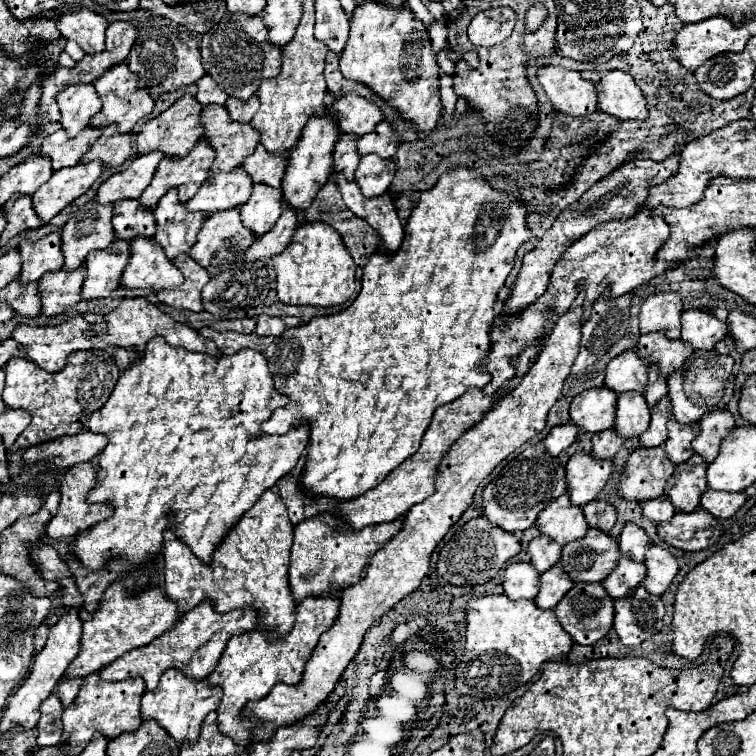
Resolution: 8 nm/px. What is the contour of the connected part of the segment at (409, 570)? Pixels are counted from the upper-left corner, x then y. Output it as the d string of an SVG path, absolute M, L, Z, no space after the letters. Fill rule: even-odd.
M580 292L572 308L564 316L560 316L552 334L544 340L544 348L540 356L536 358L528 374L522 378L522 382L514 390L510 390L496 404L496 408L492 408L486 414L486 418L476 428L468 430L460 440L456 440L456 444L444 456L442 466L436 476L436 492L430 498L426 498L424 502L408 510L402 530L382 550L376 552L376 556L372 558L368 566L364 580L348 586L342 592L338 618L322 634L320 644L316 646L316 652L312 654L312 662L306 664L304 680L300 682L300 686L276 684L270 696L258 702L250 702L246 706L244 714L258 720L254 728L254 742L270 740L276 728L302 720L308 712L312 712L312 708L324 702L324 696L332 692L342 672L346 670L350 660L356 656L366 630L380 616L392 610L396 602L400 602L404 596L408 596L410 592L414 592L420 586L422 578L426 576L430 568L430 556L434 548L448 534L448 530L460 520L460 516L468 510L480 482L486 476L490 476L492 470L508 454L512 454L516 448L520 448L522 444L526 444L530 438L534 438L536 434L544 430L548 410L560 398L564 380L570 374L570 366L574 364L578 356L582 302L584 302L584 292Z

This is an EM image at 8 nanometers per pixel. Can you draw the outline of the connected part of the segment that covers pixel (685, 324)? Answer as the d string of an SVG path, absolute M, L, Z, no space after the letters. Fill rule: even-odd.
M688 308L682 312L682 340L694 348L712 350L714 344L726 336L726 322L718 320L714 314L698 308Z

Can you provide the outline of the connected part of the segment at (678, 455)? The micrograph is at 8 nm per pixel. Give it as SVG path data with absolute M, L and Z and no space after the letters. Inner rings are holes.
M670 416L668 420L668 440L664 444L668 458L674 464L682 464L686 462L694 450L692 450L692 440L698 436L698 424L678 424L674 416Z

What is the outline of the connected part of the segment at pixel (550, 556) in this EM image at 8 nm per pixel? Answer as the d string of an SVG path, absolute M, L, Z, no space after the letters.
M538 536L530 542L528 546L528 554L530 554L530 562L536 566L536 570L542 574L548 568L552 568L554 564L560 562L562 556L562 546L556 544L552 538L548 536Z

